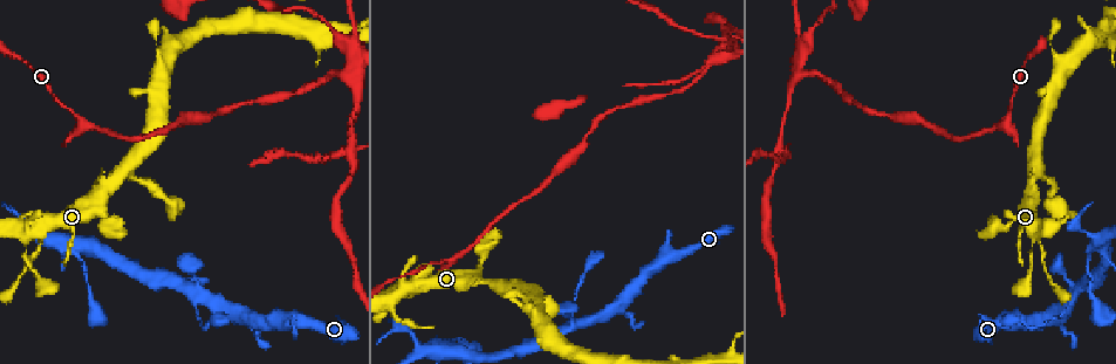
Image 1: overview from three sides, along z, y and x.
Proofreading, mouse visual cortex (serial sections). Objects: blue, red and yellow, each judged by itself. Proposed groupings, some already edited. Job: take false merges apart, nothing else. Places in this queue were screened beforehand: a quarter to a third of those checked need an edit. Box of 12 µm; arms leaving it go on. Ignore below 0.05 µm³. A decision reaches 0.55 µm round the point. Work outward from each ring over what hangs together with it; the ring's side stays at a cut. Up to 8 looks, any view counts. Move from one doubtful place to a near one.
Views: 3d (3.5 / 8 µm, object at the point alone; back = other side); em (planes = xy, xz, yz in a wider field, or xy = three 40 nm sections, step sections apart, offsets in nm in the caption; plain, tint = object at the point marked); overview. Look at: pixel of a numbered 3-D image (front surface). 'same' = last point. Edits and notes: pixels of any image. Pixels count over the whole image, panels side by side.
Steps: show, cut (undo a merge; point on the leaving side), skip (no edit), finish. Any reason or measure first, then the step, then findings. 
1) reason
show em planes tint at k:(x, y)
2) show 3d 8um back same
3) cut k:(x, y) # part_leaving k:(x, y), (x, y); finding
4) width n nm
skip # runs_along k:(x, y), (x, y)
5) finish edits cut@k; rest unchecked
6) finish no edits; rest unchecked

sharp bend
show 3d 3.5um at 1:(1093, 250)

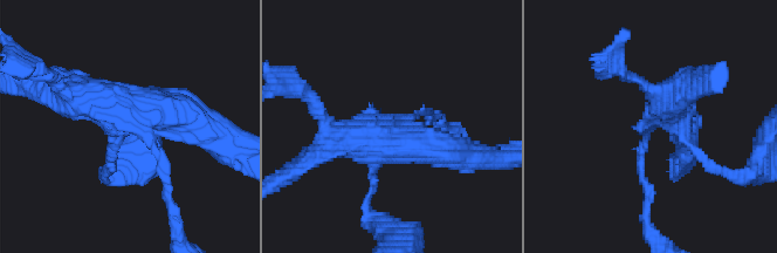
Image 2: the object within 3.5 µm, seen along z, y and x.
arms 4; arm_widths 150, 150, 450, 600 nm
show em planes tint at 2:(149, 125)

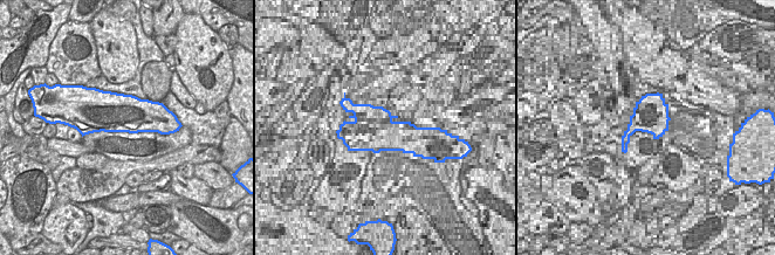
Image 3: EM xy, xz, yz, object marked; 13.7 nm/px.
skip # runs_along 2:(199, 123), (149, 113), (166, 196); all the same cell

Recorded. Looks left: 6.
arms run side by side
show 3d 3.5um at 1:(40, 229)

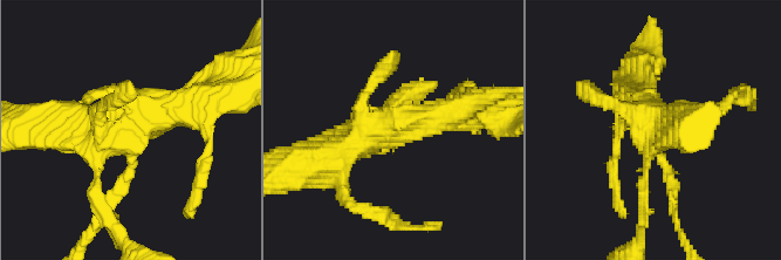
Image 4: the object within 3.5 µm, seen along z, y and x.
show em xy step 2 tint at 4:(134, 133)

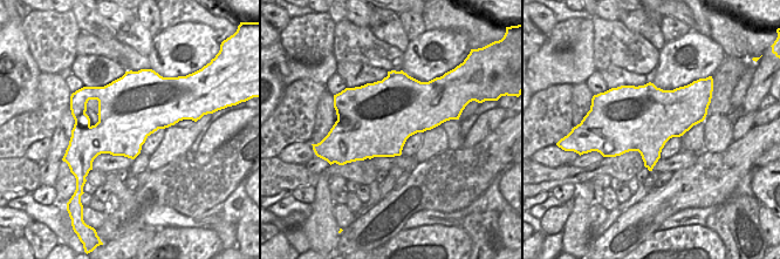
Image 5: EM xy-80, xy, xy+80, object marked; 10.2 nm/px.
skip # all the same cell

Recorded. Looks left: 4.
small branch off a trunk
show 3d 3.5um at 1:(159, 60)

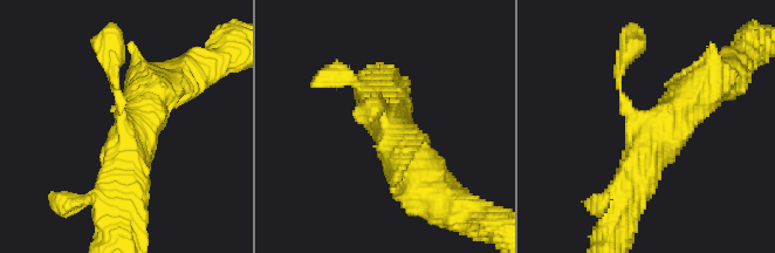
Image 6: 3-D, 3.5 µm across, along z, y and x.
arms 3; arm_widths 100, 500, 600 nm
show em xy step 2 tint at 6:(643, 126)

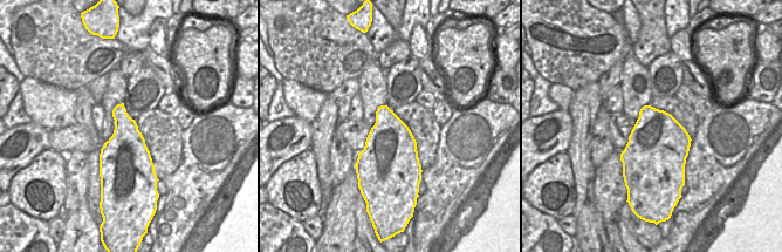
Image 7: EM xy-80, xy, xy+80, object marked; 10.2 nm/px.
skip # all the same cell

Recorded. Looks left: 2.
finish no edits; rest unchecked

